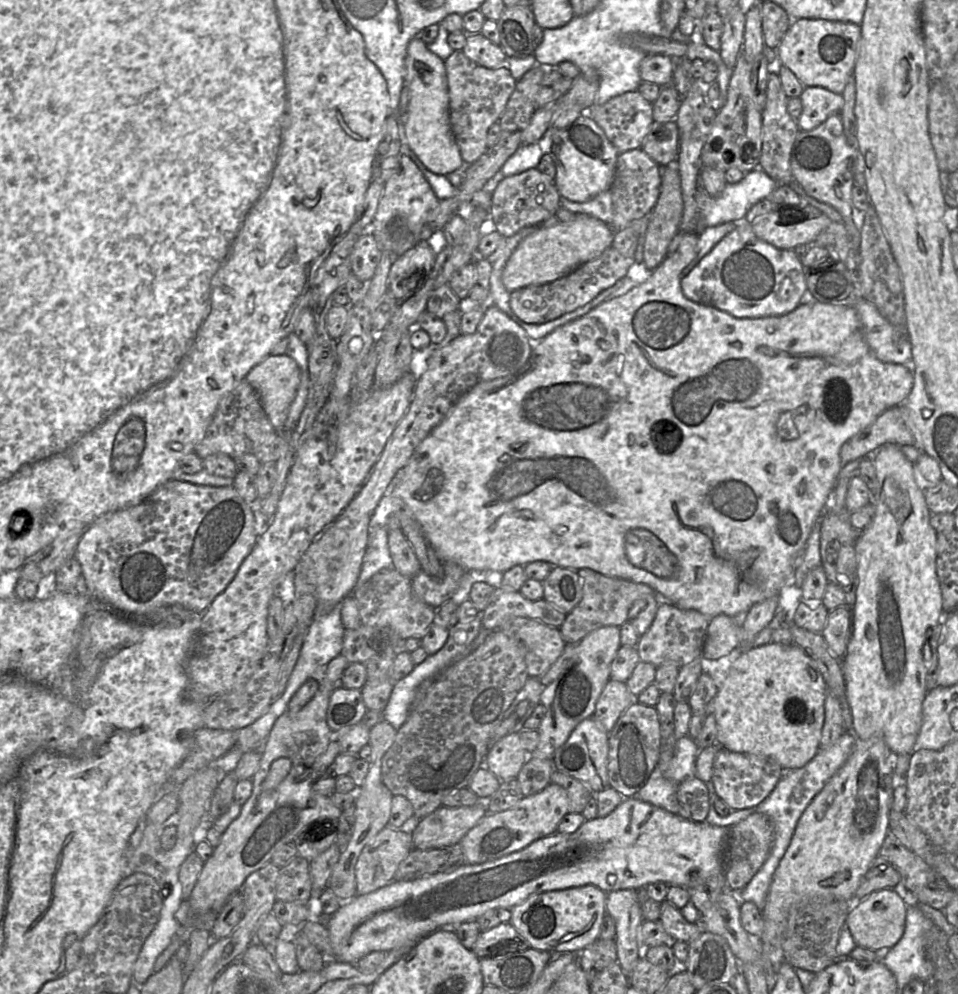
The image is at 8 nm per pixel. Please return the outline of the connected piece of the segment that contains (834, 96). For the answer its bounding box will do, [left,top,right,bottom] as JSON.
[797,87,844,131]

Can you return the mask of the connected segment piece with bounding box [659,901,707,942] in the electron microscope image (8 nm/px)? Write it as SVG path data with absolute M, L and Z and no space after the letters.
M667 901L660 903L659 922L673 940L689 942L707 931L705 927L698 923L688 922L680 909Z

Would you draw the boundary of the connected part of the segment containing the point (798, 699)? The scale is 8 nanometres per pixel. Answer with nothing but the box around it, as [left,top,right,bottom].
[712,642,827,771]

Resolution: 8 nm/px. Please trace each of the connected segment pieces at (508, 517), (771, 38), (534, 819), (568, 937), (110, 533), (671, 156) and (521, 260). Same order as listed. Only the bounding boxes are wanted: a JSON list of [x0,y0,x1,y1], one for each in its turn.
[[389,232,914,618],[759,1,792,48],[458,782,568,864],[510,885,606,954],[74,478,259,617],[640,119,679,166],[503,214,614,293]]

